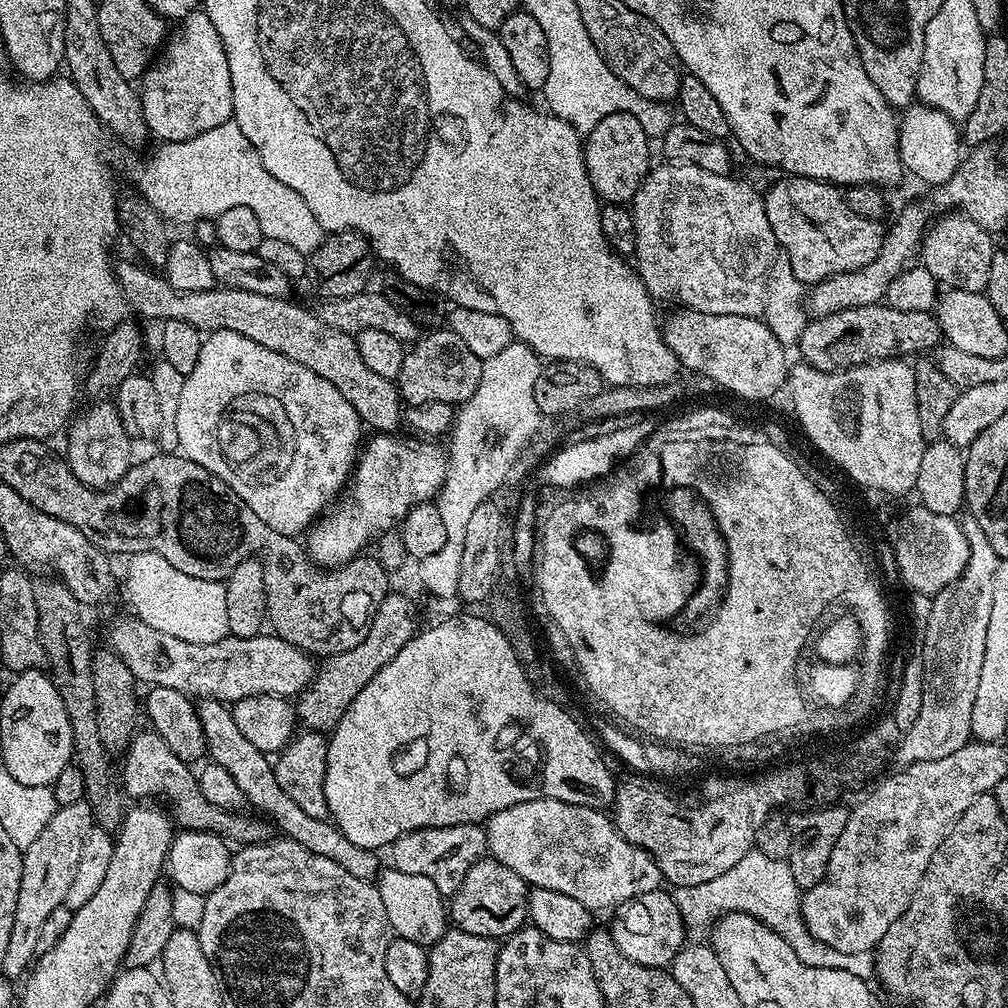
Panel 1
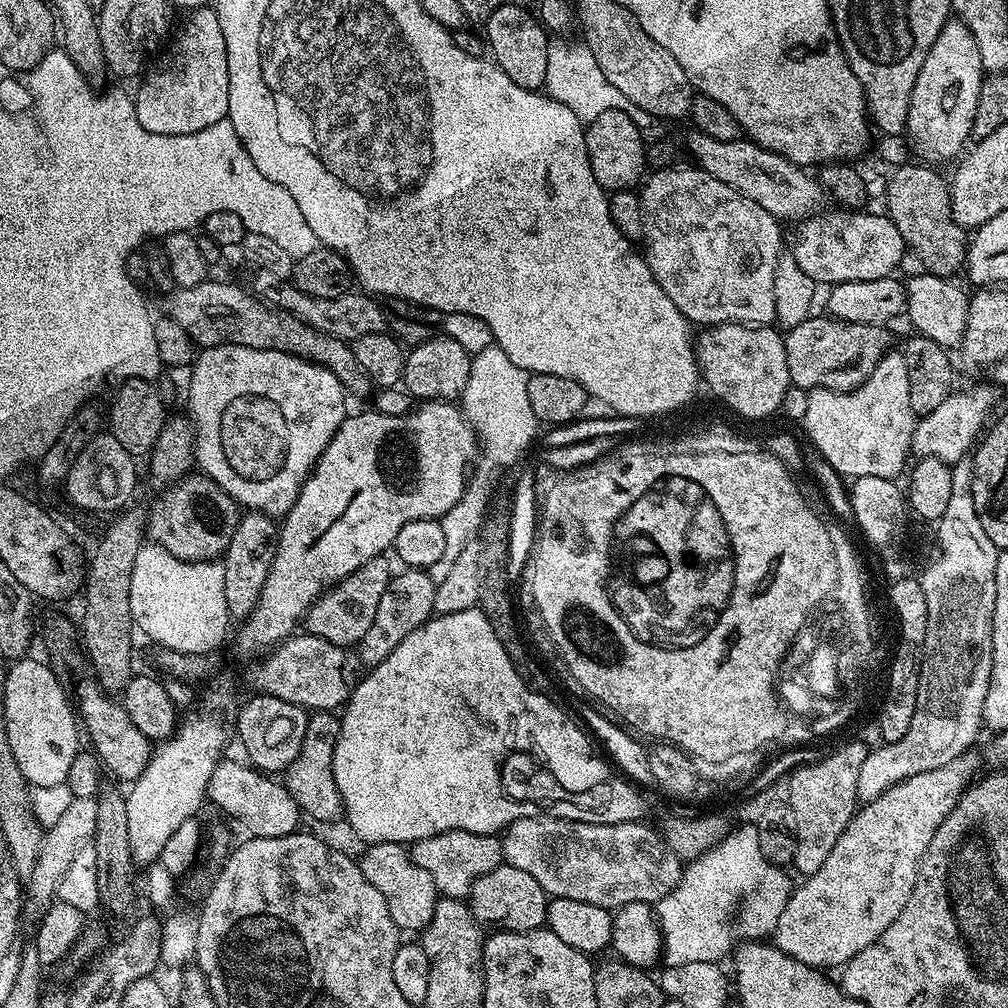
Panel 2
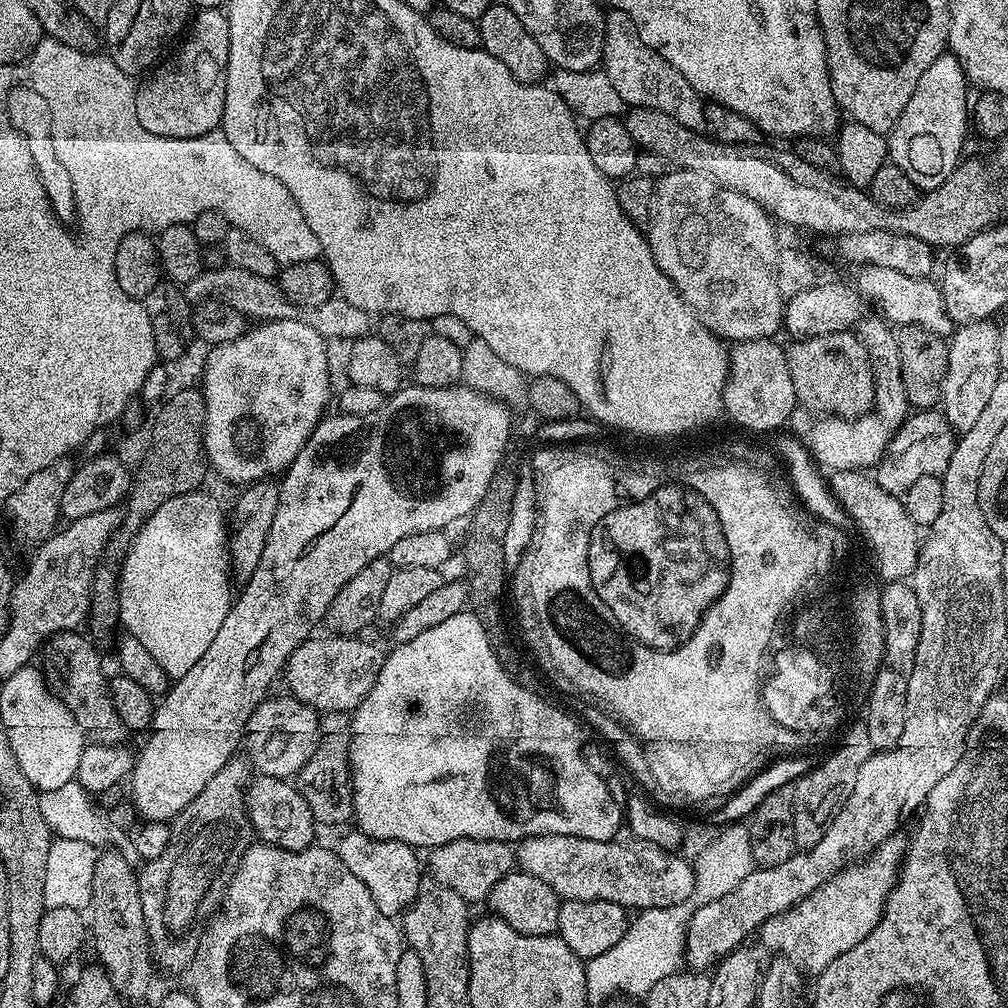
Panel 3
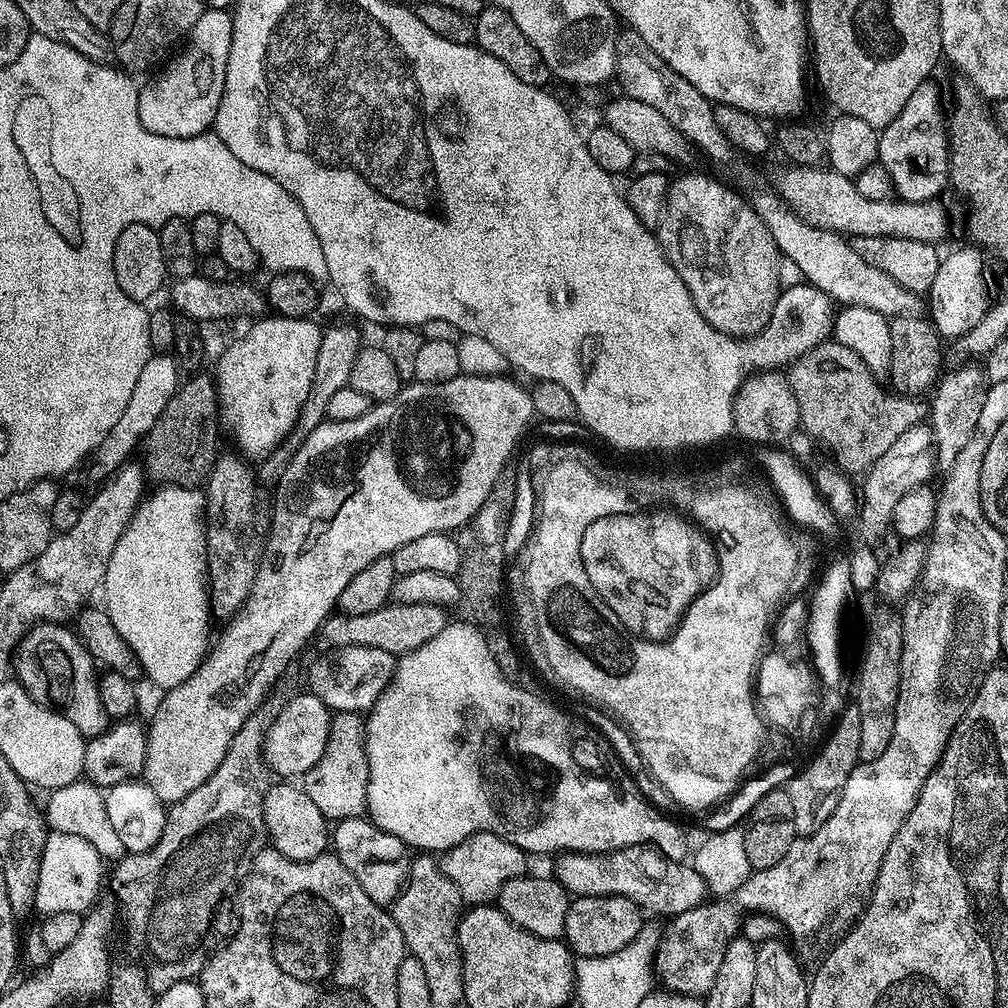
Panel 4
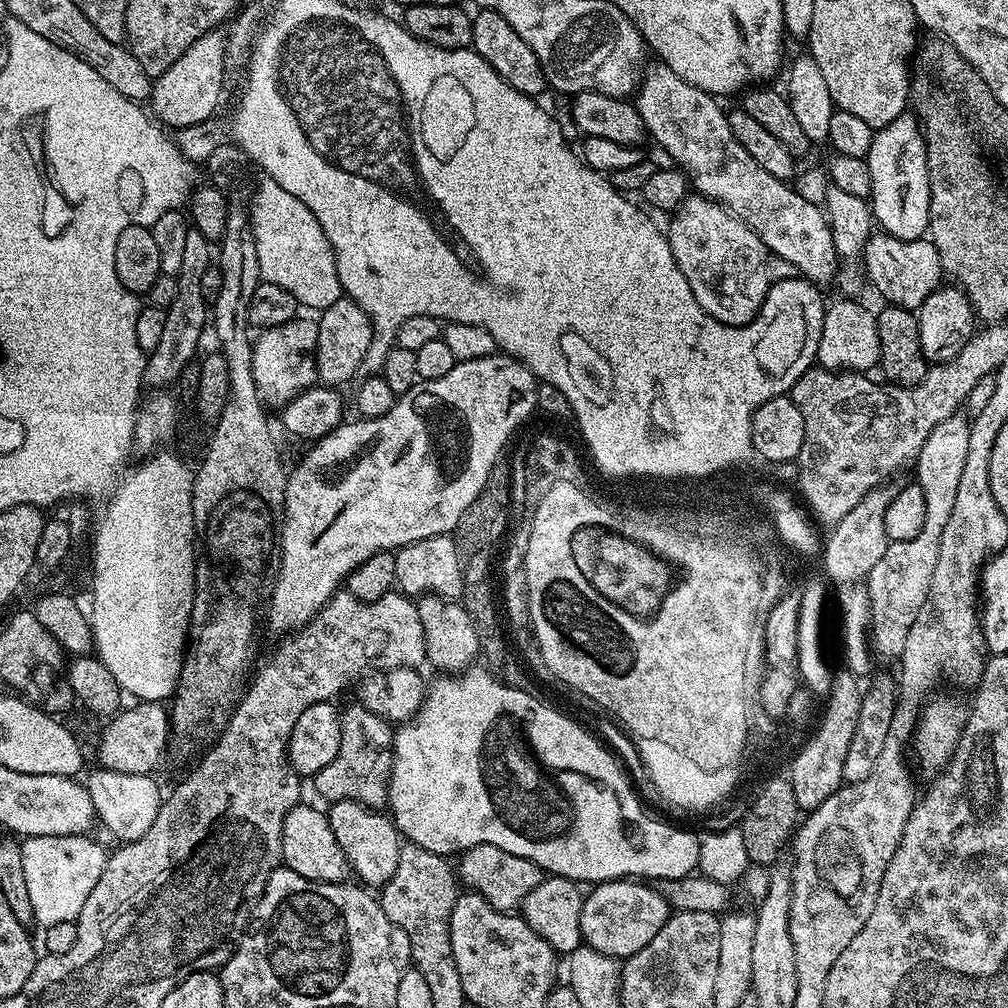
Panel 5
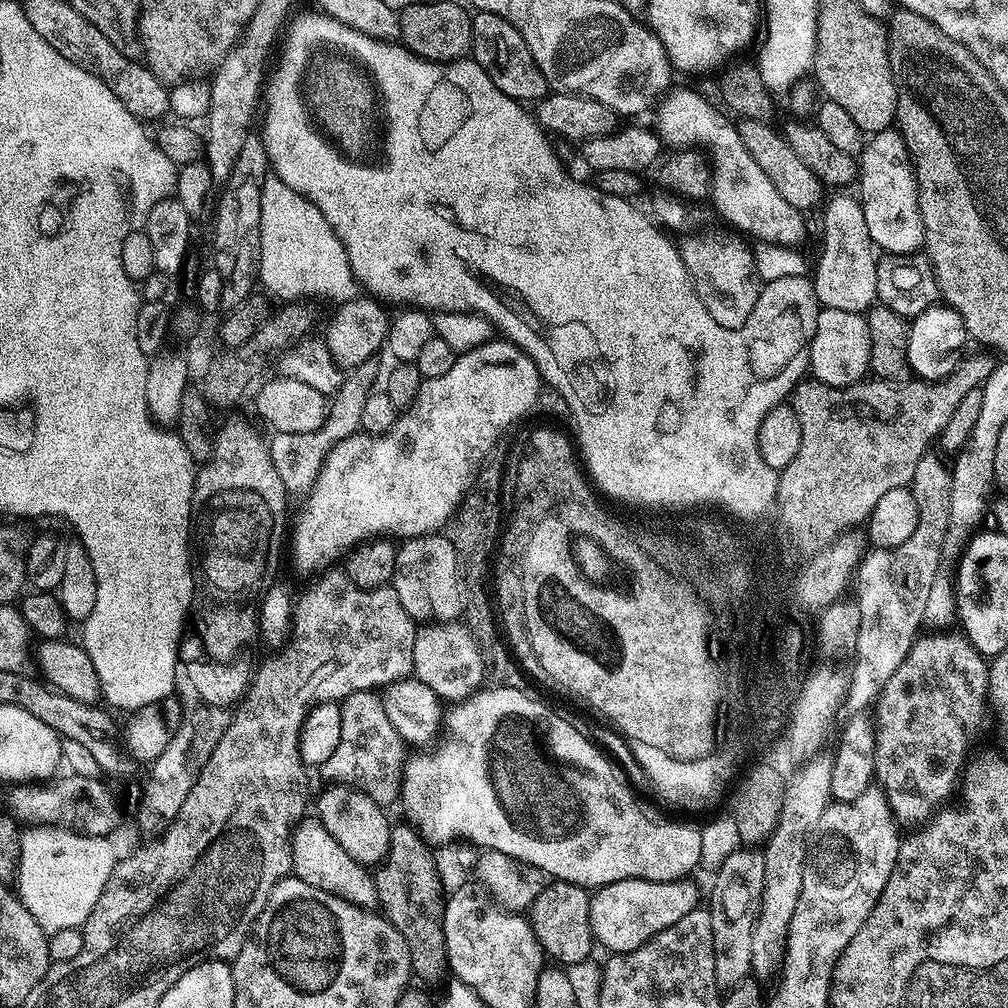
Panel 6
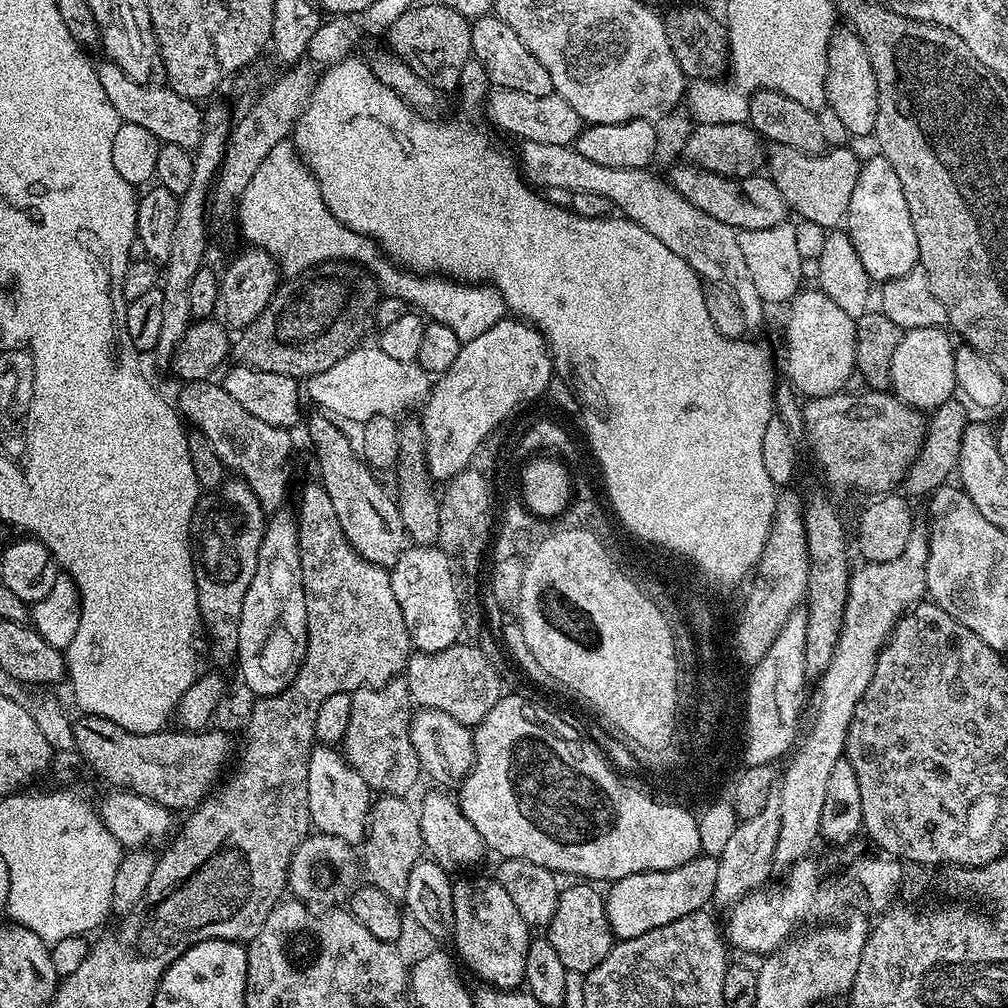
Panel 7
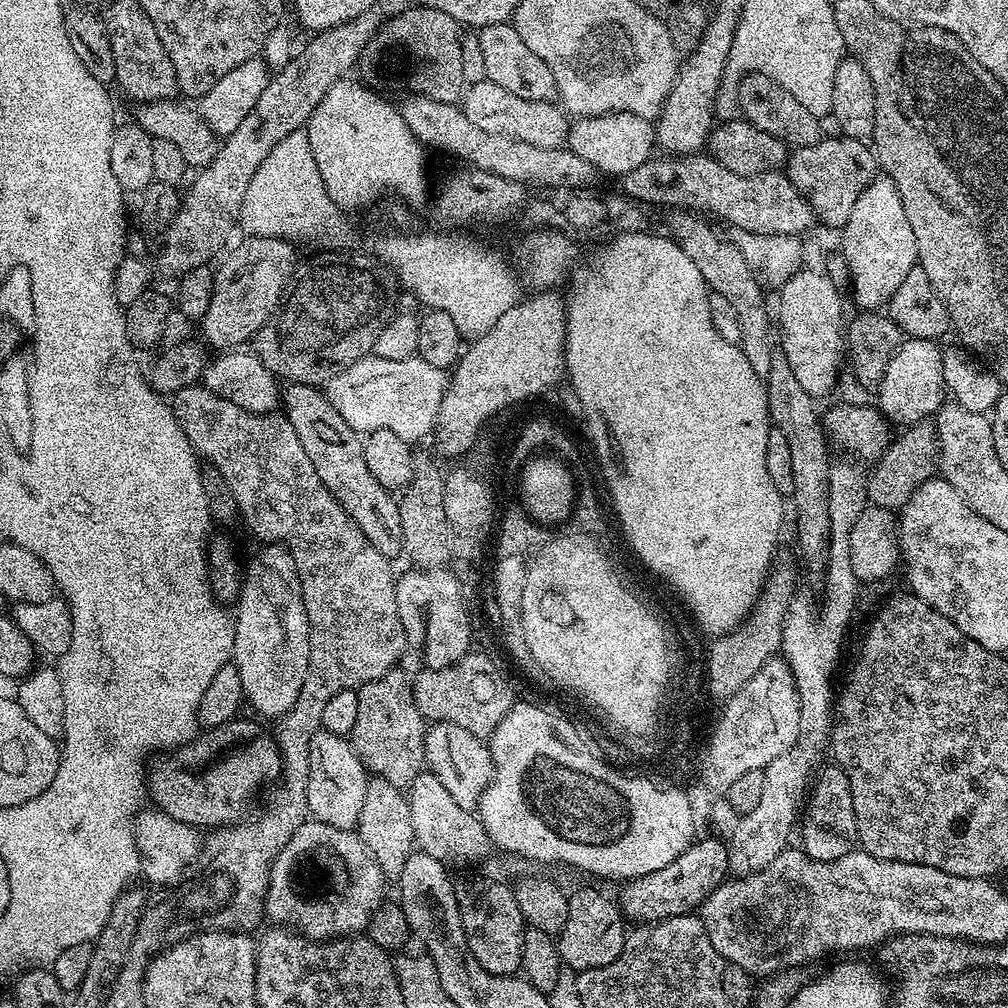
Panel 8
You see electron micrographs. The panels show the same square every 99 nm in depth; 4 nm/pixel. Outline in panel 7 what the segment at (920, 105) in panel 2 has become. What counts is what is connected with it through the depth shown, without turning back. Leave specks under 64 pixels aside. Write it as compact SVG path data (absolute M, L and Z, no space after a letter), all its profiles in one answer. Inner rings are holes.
M873 154L861 163L858 186L850 194L847 224L846 233L872 282L893 280L917 267L918 234L914 234L910 222L910 206L906 206L906 194L902 194L902 182L898 182L894 166L884 156Z

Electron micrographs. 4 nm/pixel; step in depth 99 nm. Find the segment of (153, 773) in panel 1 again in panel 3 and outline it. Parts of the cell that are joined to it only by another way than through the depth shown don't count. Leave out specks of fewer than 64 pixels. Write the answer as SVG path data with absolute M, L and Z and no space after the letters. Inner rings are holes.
M79 631L59 632L45 640L43 647L48 649L48 672L43 676L52 676L48 687L56 684L52 691L58 699L63 700L65 706L74 714L74 722L82 730L85 741L93 744L124 744L129 739L128 728L118 718L118 710L114 710L114 702L108 693L109 677L104 677L100 669L100 656L96 648Z

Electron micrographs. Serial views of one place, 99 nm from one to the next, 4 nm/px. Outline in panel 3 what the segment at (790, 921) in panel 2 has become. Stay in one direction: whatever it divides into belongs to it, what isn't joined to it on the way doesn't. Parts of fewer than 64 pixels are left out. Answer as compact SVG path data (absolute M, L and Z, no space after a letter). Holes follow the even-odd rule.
M897 834L884 840L874 852L847 865L837 876L831 876L802 902L765 920L758 929L761 942L776 952L772 954L794 962L802 974L818 974L826 970L838 954L846 954L846 950L858 946L858 942L878 926L888 895L896 884L906 851L906 840L902 836Z

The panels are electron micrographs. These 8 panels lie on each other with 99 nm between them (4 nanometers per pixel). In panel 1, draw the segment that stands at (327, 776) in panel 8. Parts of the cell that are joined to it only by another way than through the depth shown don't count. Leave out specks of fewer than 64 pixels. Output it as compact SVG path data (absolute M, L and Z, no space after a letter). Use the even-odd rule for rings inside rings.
M388 866L379 873L378 887L382 894L382 906L386 906L388 927L401 940L418 942L418 946L431 949L450 927L450 912L446 898L422 874L402 874L397 868Z

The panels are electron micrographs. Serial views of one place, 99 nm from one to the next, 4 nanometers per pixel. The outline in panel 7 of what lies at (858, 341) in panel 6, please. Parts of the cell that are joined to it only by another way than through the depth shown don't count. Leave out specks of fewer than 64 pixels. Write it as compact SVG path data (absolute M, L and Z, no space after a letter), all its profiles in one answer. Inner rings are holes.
M801 290L792 297L788 308L788 329L784 336L788 339L788 376L793 388L801 397L829 396L841 391L844 384L856 372L856 322L850 315L832 302L821 290L807 292Z

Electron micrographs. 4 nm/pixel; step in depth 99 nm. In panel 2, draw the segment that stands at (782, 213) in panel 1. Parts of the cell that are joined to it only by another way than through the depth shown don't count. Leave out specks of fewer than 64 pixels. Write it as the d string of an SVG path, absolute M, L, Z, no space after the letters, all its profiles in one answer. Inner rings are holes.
M835 210L836 212L821 211L819 214L803 221L799 225L800 237L796 240L796 248L791 249L792 257L802 266L805 274L815 280L817 285L835 286L846 282L859 280L873 280L883 276L893 275L896 267L906 256L906 245L902 234L898 234L898 226L894 226L892 219L886 214L875 216L869 210Z

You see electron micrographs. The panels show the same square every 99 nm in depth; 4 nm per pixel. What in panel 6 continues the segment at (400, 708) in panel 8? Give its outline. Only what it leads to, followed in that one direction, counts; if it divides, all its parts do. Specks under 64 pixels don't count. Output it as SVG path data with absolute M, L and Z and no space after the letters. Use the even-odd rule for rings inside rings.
M375 691L355 692L339 701L342 714L342 738L334 754L319 765L318 772L332 784L346 784L366 794L381 806L397 803L400 800L400 787L404 785L406 765L406 745L394 730L390 718L386 718L386 706Z

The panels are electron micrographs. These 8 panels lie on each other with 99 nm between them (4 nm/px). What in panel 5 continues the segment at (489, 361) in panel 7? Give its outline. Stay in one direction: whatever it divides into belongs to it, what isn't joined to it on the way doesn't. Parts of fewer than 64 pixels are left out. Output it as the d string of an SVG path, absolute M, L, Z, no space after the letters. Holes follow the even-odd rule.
M497 354L486 358L461 360L456 363L454 370L450 370L450 374L433 380L421 380L410 390L406 390L406 394L398 397L396 405L385 416L369 420L356 418L353 424L351 422L339 424L333 432L315 441L309 447L312 449L305 454L300 465L293 472L291 469L284 481L284 518L280 529L280 555L274 579L270 584L270 595L266 600L269 630L288 632L284 634L295 633L296 629L301 628L337 592L347 581L349 574L362 562L366 562L366 558L379 552L392 552L405 548L410 542L418 542L422 538L455 533L458 522L466 514L466 510L470 510L472 503L479 498L488 484L494 466L501 459L500 451L507 446L508 439L517 434L520 427L516 420L520 420L520 416L528 420L524 412L532 416L537 411L537 406L532 403L532 393L537 390L537 387L538 381L532 371L513 356Z

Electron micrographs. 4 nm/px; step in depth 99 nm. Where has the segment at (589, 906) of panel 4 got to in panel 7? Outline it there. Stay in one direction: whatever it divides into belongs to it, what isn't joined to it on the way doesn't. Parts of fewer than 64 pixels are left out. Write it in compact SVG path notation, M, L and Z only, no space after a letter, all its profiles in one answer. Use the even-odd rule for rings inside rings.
M699 855L690 862L677 868L661 872L643 872L630 874L621 880L611 881L609 892L604 896L606 918L610 922L610 930L617 941L638 938L650 930L658 930L658 926L666 926L666 922L674 922L678 918L686 918L686 914L707 909L713 903L714 882L718 882L718 859L715 856Z

